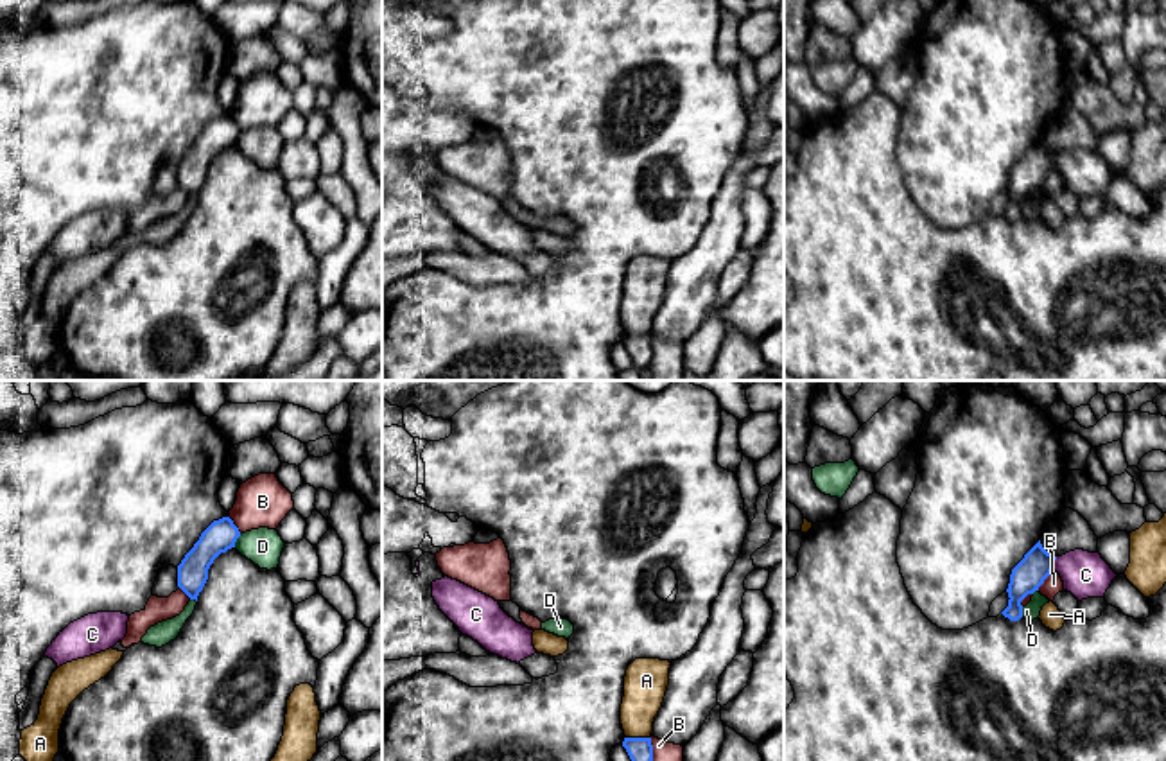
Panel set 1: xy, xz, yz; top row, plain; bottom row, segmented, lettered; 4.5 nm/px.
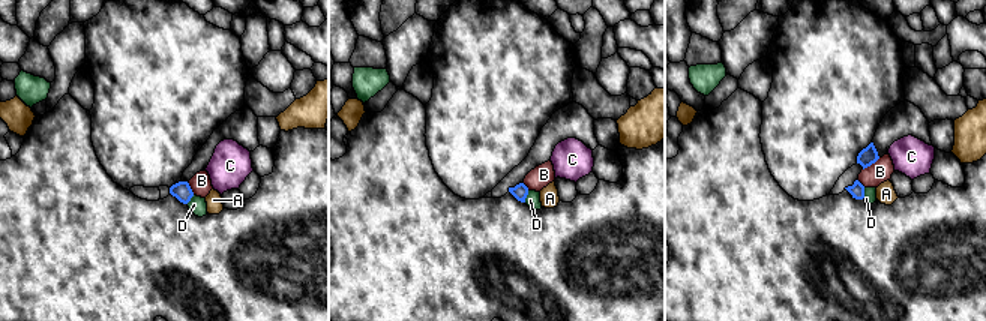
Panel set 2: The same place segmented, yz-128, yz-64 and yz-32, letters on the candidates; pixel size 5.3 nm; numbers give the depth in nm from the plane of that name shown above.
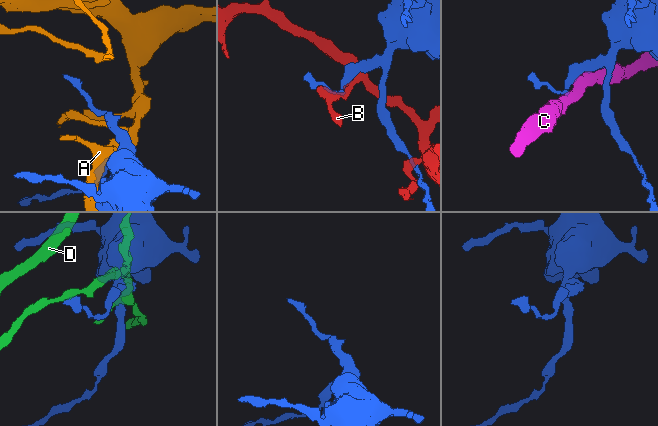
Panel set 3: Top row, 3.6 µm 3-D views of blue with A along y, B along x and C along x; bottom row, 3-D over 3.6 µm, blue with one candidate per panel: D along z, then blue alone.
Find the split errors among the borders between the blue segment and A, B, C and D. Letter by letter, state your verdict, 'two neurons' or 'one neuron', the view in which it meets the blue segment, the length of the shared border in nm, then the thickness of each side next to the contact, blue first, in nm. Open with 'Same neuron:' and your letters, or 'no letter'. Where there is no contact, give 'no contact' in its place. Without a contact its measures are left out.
Same neuron: no letter
A: two neurons; meets blue in xz; contact 100 nm long; 110 nm thick on the blue side, 190 nm on the other
B: two neurons; meets blue in xz; contact 110 nm long; 110 nm thick on the blue side, 90 nm on the other
C: two neurons; meets blue in yz; contact 70 nm long; 150 nm thick on the blue side, 200 nm on the other
D: two neurons; meets blue in xy; contact 70 nm long; 140 nm thick on the blue side, 170 nm on the other

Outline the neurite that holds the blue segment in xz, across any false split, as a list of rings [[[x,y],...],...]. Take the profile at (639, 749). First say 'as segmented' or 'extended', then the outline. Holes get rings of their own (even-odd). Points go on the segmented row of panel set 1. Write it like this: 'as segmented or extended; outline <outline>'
as segmented; outline [[[624,738],[622,747],[631,761],[653,761],[651,738]]]

